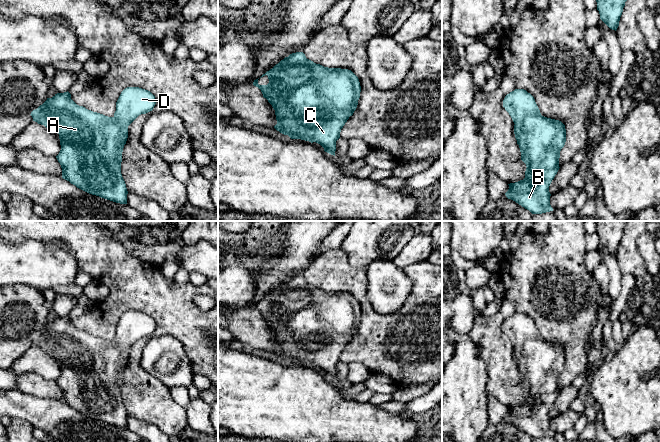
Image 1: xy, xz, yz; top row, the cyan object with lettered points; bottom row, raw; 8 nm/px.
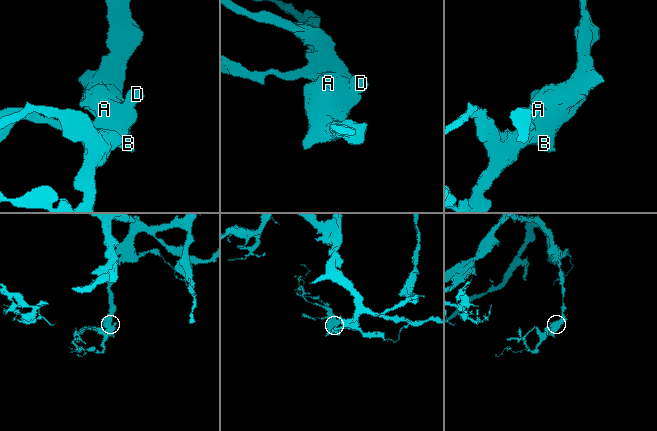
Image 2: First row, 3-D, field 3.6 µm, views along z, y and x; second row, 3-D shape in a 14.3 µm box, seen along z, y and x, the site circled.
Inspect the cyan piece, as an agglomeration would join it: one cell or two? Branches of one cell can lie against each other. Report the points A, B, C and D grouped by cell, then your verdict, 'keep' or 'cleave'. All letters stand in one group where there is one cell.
A B C D; keep

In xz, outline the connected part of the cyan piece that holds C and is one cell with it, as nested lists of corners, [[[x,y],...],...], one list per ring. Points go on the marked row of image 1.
[[[303,52],[292,53],[285,57],[261,77],[265,75],[269,79],[267,85],[259,85],[258,79],[254,80],[253,85],[261,90],[263,97],[275,110],[277,124],[274,128],[291,139],[316,142],[324,148],[325,152],[335,156],[336,141],[340,138],[341,129],[358,105],[361,92],[358,77],[348,69],[328,68],[316,64],[307,59]]]

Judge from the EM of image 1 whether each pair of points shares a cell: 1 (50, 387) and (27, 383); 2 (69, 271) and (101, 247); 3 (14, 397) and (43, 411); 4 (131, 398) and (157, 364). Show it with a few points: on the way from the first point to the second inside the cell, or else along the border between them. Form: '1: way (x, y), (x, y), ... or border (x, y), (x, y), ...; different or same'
1: way (44, 387), (33, 384); same
2: border (64, 245), (75, 258), (78, 270); different
3: way (21, 404), (36, 411); same
4: border (141, 367), (169, 387); different

